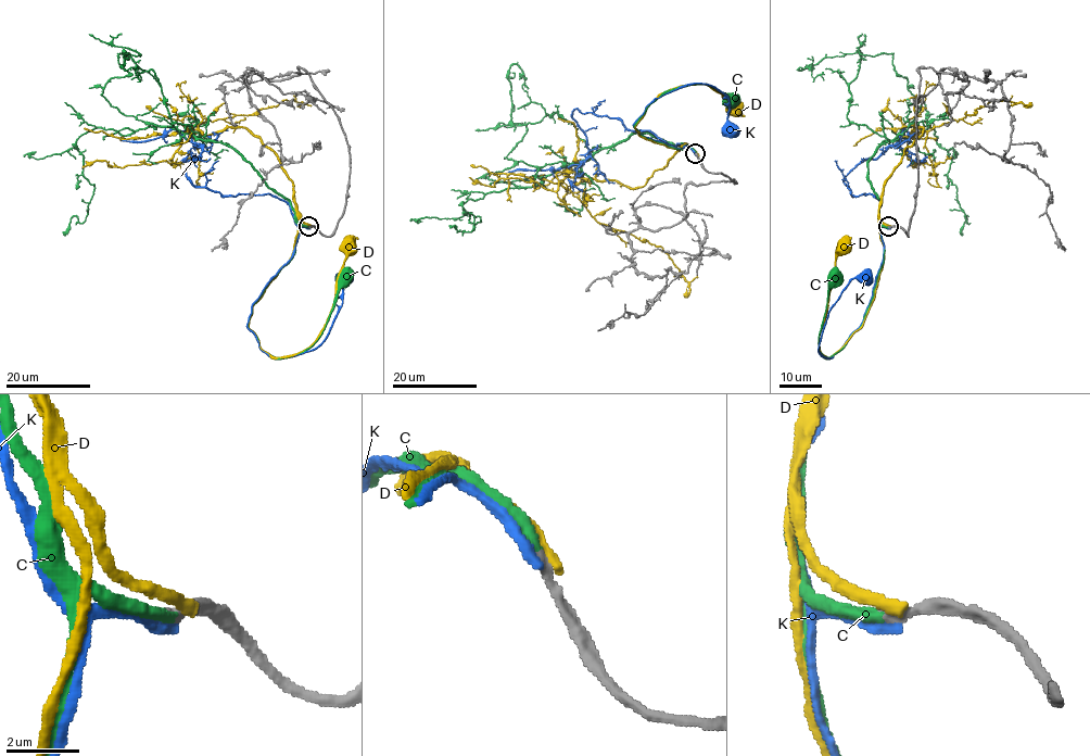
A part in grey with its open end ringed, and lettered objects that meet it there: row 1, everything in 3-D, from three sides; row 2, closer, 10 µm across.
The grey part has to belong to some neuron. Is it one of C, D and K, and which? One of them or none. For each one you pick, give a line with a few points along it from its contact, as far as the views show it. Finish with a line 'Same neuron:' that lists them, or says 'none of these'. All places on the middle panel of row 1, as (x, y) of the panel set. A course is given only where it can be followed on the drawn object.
C: course (696, 153), (685, 145), (680, 149), (647, 139), (634, 124), (662, 95), (679, 88), (707, 84), (731, 98)
Same neuron: C

